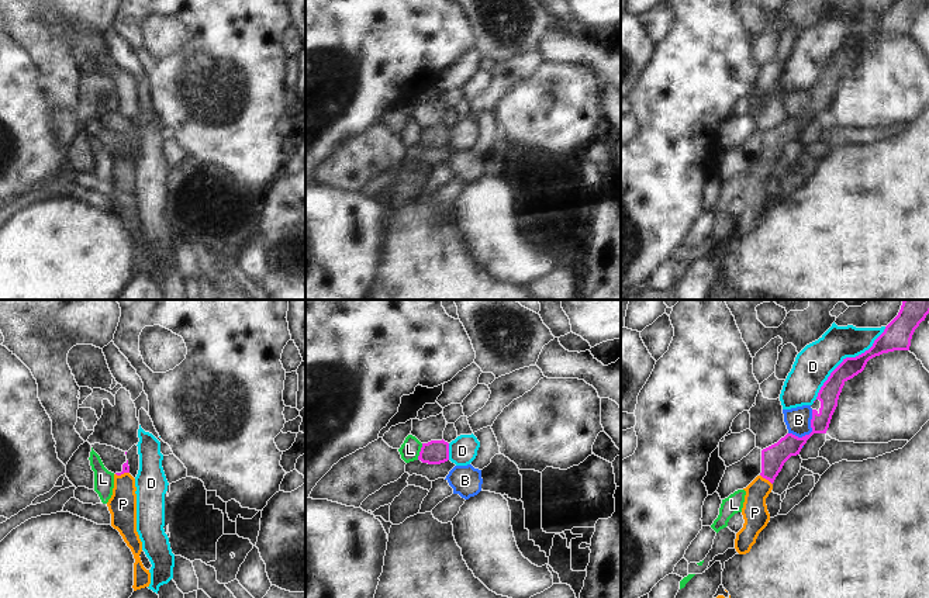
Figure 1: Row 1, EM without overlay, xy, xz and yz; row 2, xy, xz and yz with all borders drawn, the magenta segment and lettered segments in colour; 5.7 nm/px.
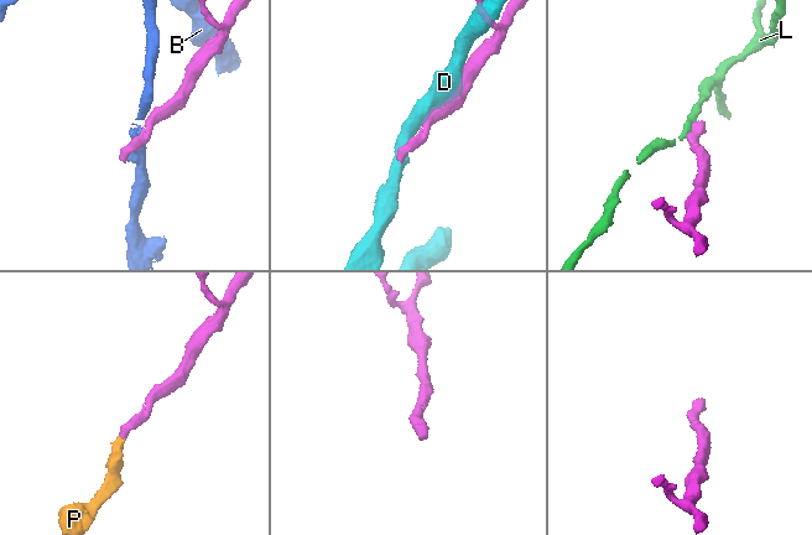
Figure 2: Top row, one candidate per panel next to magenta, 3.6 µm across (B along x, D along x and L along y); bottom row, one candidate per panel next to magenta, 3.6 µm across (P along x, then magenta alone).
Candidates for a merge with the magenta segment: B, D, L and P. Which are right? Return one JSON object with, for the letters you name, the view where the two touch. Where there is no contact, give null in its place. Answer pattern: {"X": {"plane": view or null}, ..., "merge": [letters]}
{"P": {"plane": "yz"}, "merge": ["P"]}

